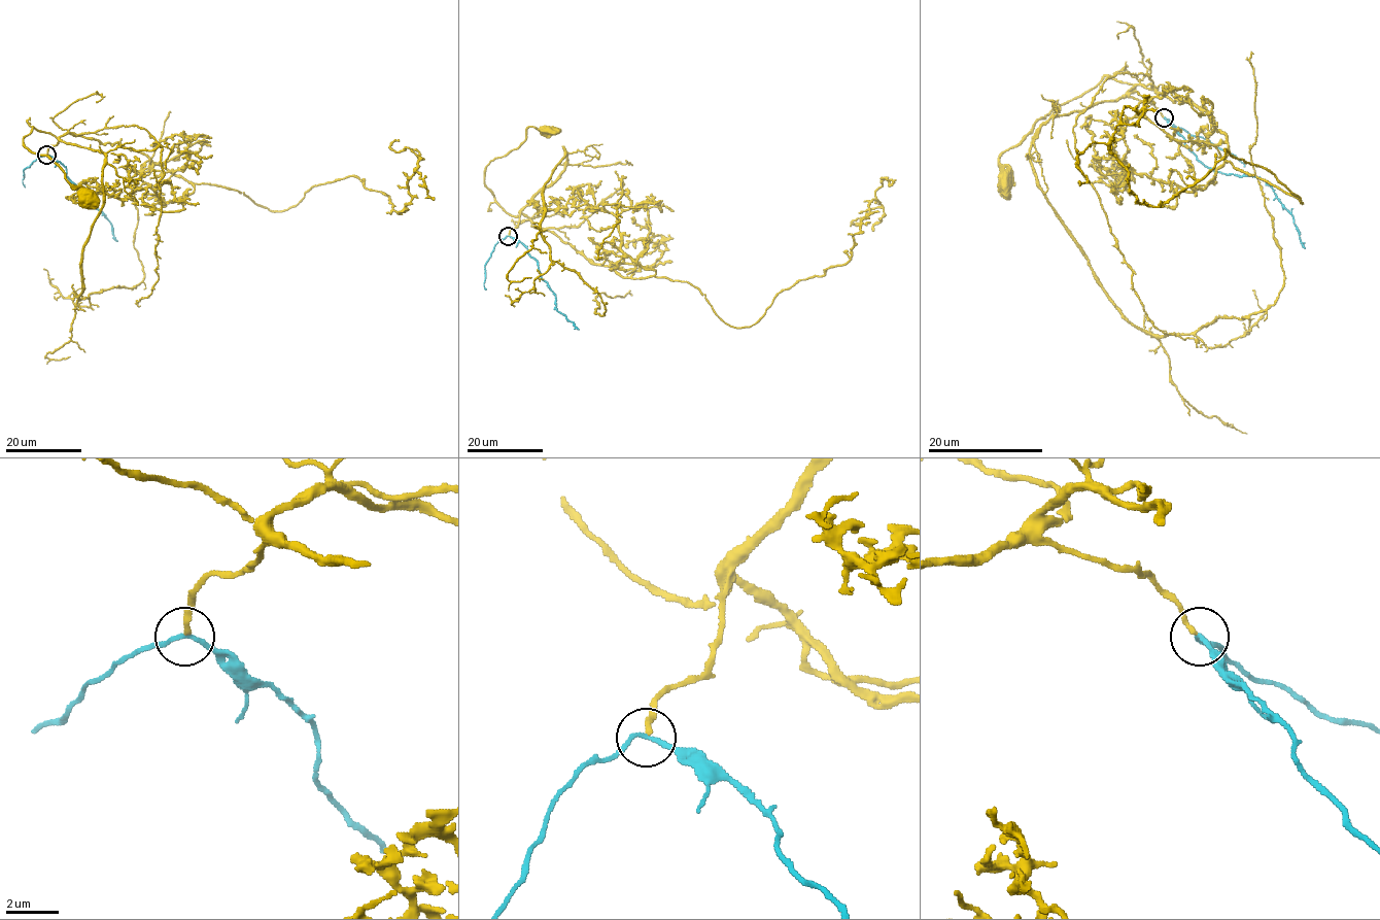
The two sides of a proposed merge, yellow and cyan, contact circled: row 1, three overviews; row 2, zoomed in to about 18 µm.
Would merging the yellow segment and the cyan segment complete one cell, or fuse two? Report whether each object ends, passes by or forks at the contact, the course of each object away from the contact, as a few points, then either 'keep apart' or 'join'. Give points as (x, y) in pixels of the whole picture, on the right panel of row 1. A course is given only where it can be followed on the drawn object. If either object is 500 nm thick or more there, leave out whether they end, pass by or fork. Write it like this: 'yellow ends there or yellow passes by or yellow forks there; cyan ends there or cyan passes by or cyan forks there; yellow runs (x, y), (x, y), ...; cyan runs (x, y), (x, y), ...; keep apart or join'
yellow ends there; cyan passes by; yellow runs (1163, 117), (1130, 94), (1133, 86), (1108, 75), (1004, 151), (998, 158), (1005, 178); cyan runs (1165, 117), (1184, 138), (1184, 145), (1203, 165), (1229, 174), (1263, 178), (1292, 216), (1305, 247); join

